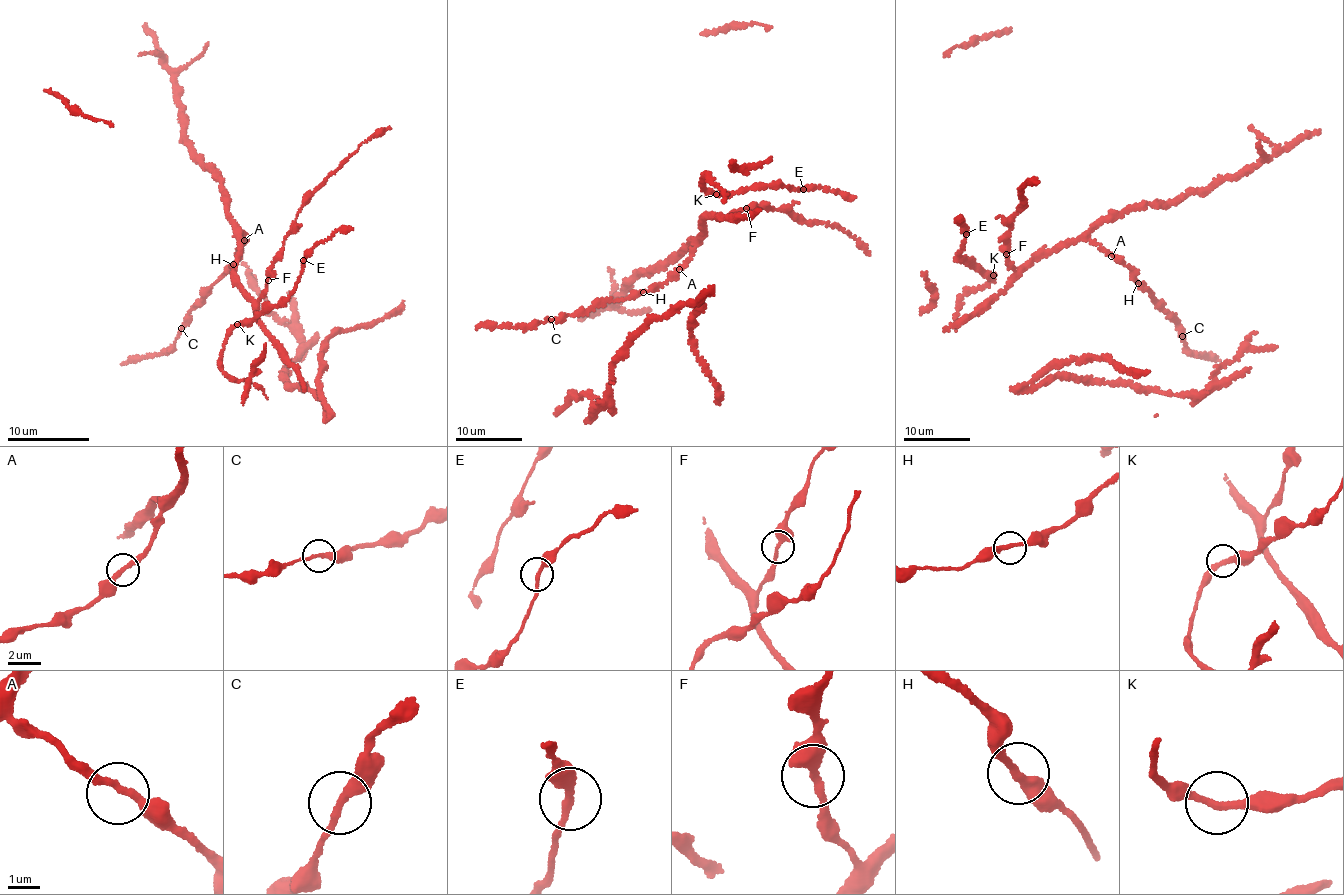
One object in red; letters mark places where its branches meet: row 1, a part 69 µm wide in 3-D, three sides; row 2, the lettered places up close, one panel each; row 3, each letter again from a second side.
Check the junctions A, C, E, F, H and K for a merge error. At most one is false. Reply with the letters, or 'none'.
none

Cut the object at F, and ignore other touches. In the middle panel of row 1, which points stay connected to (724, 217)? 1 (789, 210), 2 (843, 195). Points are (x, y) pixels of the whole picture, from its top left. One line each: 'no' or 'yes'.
1: no
2: yes

